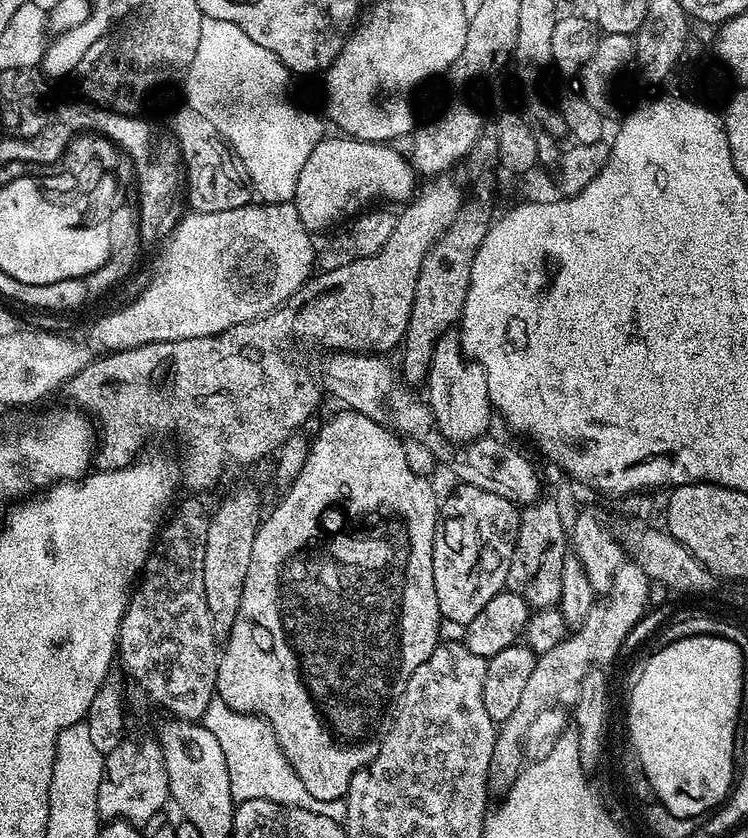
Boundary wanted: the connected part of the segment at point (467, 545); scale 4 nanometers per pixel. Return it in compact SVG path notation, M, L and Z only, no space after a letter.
M461 483L460 489L441 503L438 508L436 525L436 541L432 547L432 565L434 566L434 586L436 597L443 619L457 620L460 626L468 623L494 598L494 594L505 591L506 574L510 570L510 558L514 554L516 537L520 534L522 516L517 505L506 498L498 498L498 494L490 494L490 490L475 488L473 484Z

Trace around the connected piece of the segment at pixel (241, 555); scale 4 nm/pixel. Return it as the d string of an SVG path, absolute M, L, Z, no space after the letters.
M248 488L229 500L220 504L220 509L213 511L208 517L206 530L206 604L210 606L210 622L214 626L217 641L227 641L234 626L234 618L238 618L238 602L242 602L242 586L246 586L246 570L250 570L250 553L254 550L254 538L260 529L262 511L260 512L260 496L254 489Z

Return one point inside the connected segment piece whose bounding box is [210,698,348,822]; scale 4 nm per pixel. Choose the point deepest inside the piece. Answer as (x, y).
(258, 767)

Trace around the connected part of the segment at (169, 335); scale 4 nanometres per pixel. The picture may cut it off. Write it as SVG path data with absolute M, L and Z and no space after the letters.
M253 202L238 210L189 211L163 241L164 261L160 273L141 290L133 304L102 317L93 326L92 336L104 350L114 353L140 344L216 336L236 323L262 319L282 307L313 275L312 263L317 263L318 248L312 245L312 239L313 233L303 224L292 202Z

